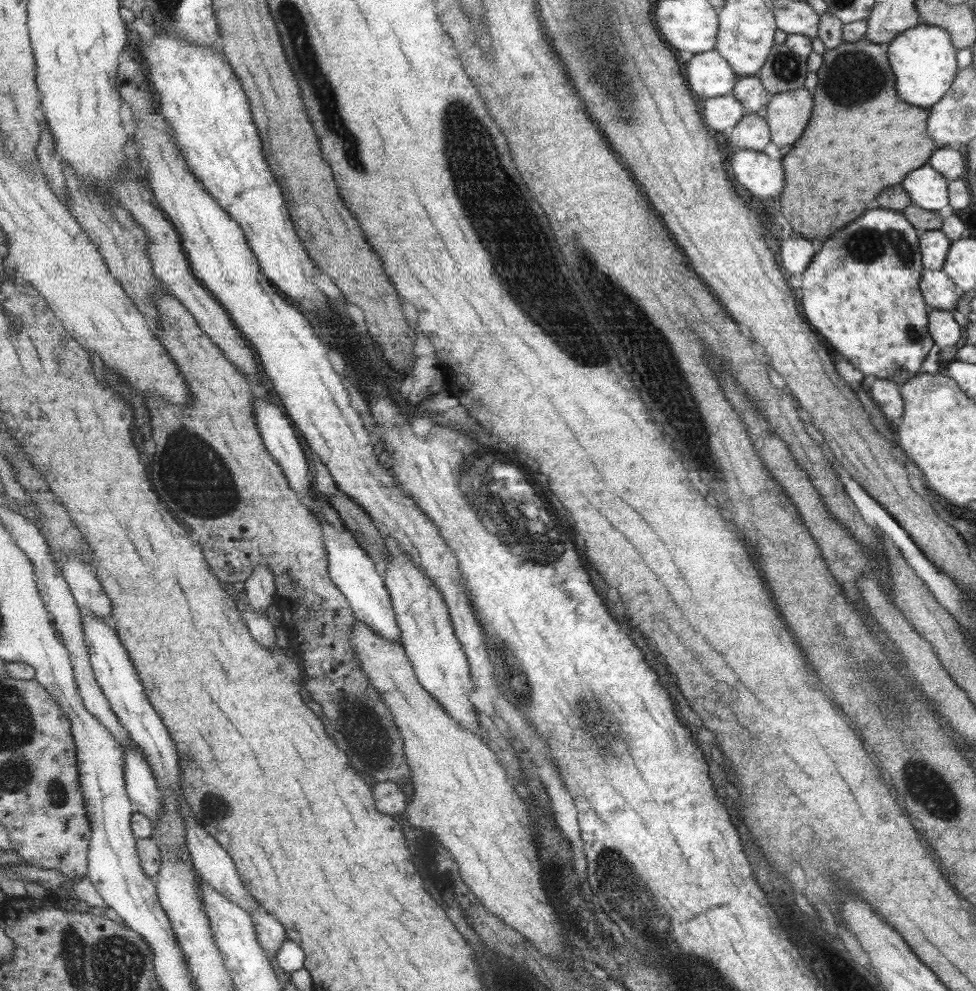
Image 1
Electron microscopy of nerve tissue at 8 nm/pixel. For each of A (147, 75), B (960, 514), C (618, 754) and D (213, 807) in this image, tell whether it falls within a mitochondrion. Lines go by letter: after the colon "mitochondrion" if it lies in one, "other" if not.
A: other
B: other
C: mitochondrion
D: mitochondrion

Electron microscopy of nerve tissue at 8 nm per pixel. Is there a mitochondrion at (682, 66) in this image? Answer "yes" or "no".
no

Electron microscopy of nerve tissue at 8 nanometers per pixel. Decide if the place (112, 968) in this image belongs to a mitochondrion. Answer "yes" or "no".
yes

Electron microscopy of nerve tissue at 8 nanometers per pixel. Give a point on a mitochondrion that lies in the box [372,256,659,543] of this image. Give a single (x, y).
(478, 481)

